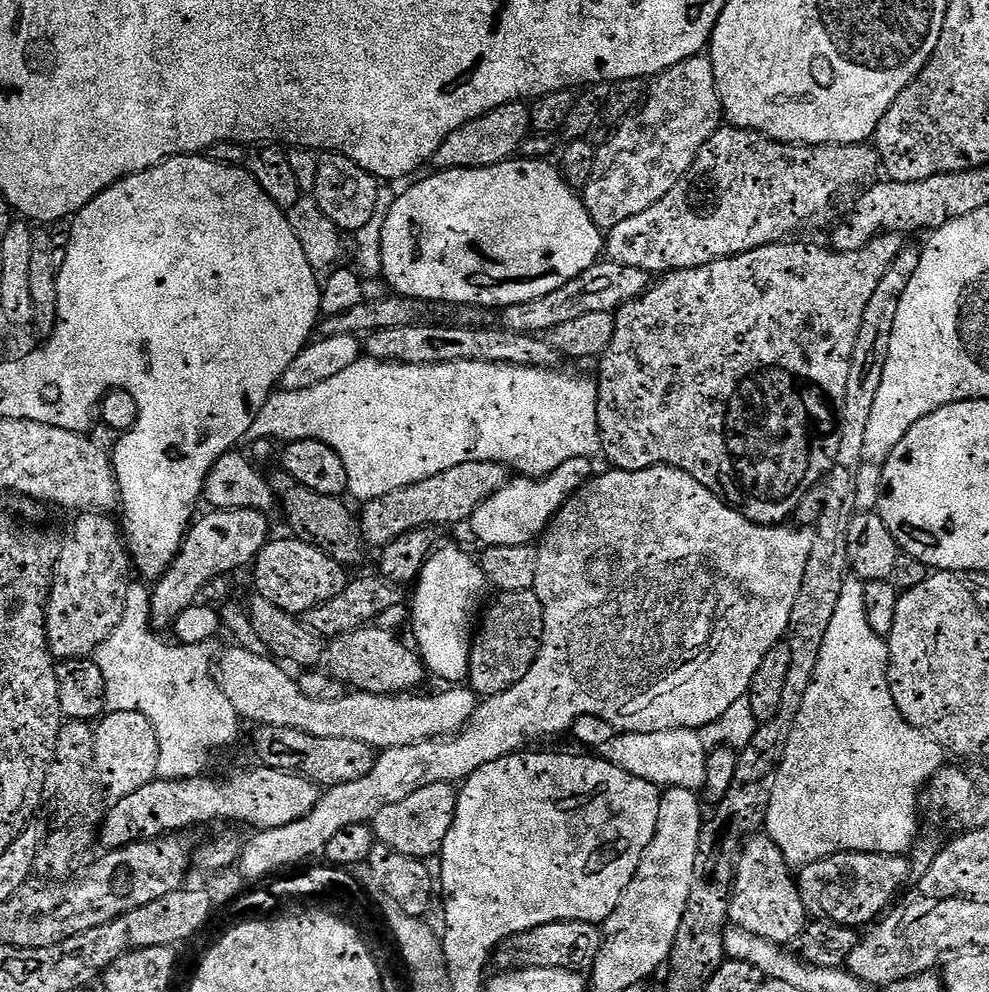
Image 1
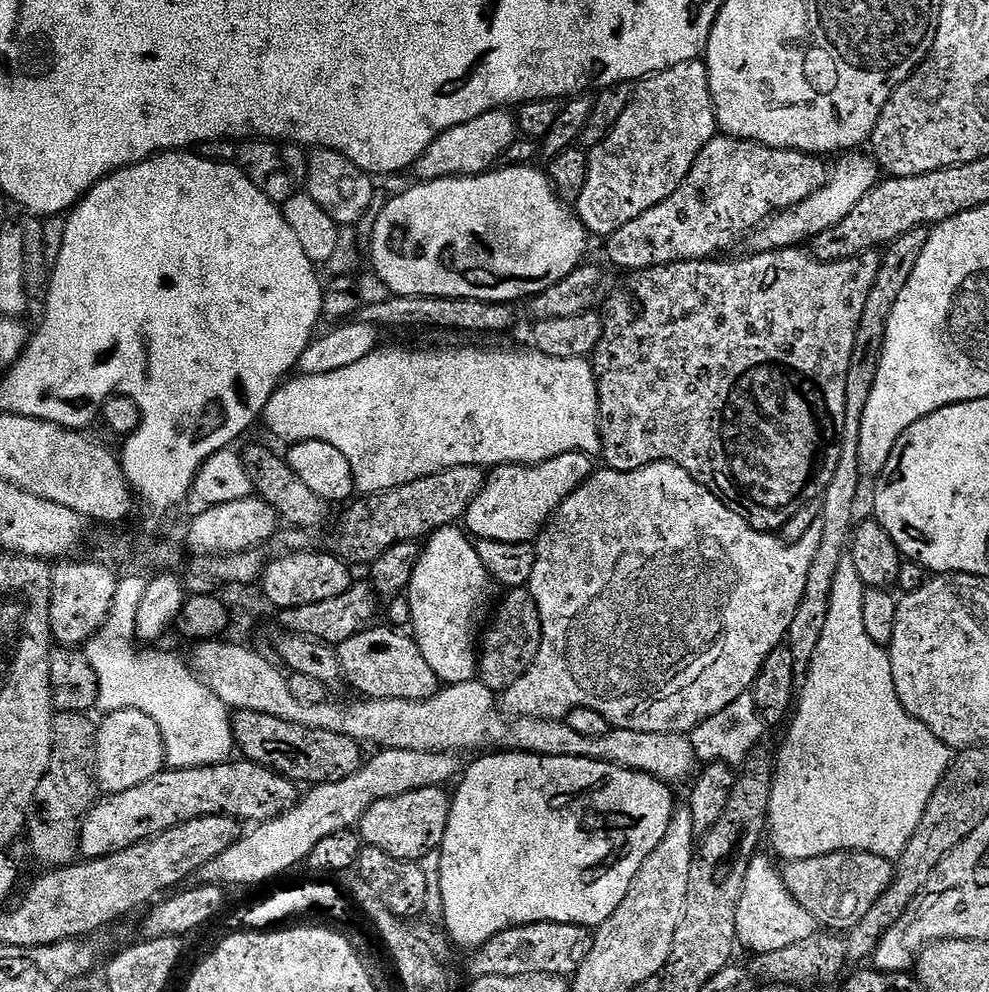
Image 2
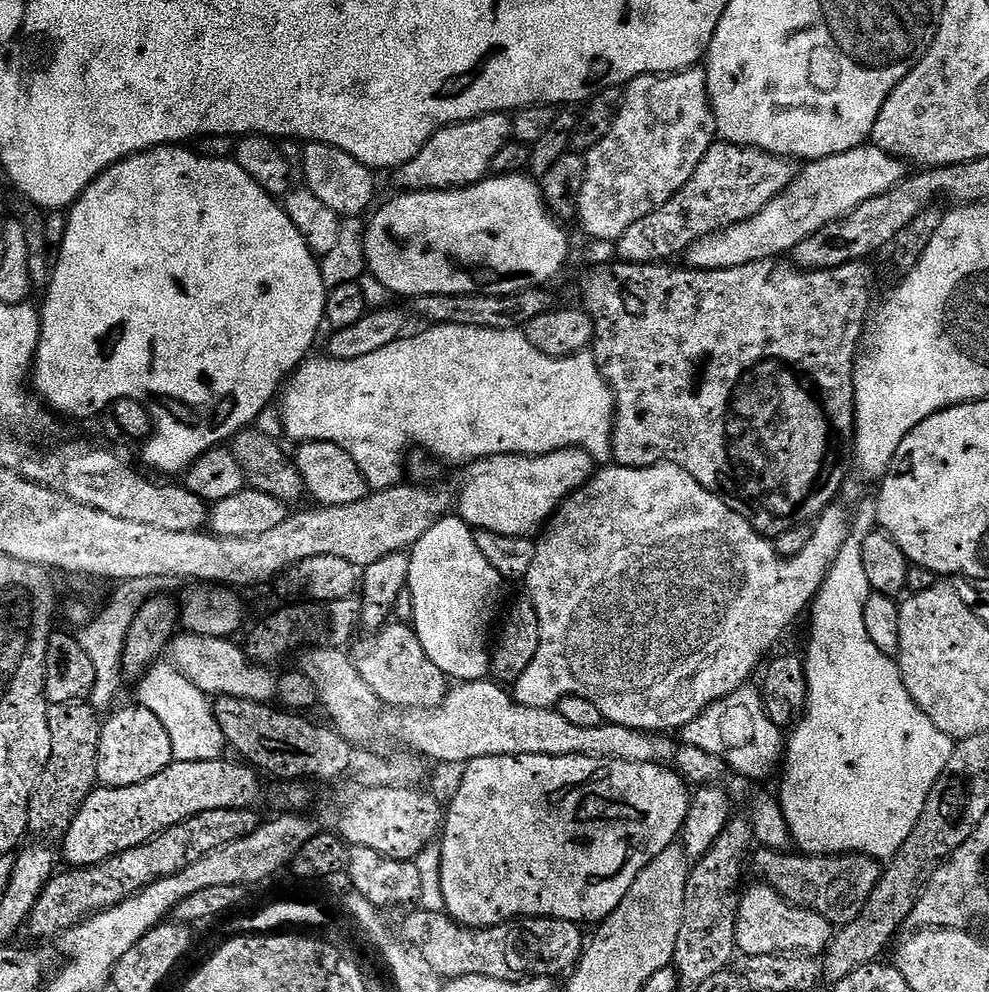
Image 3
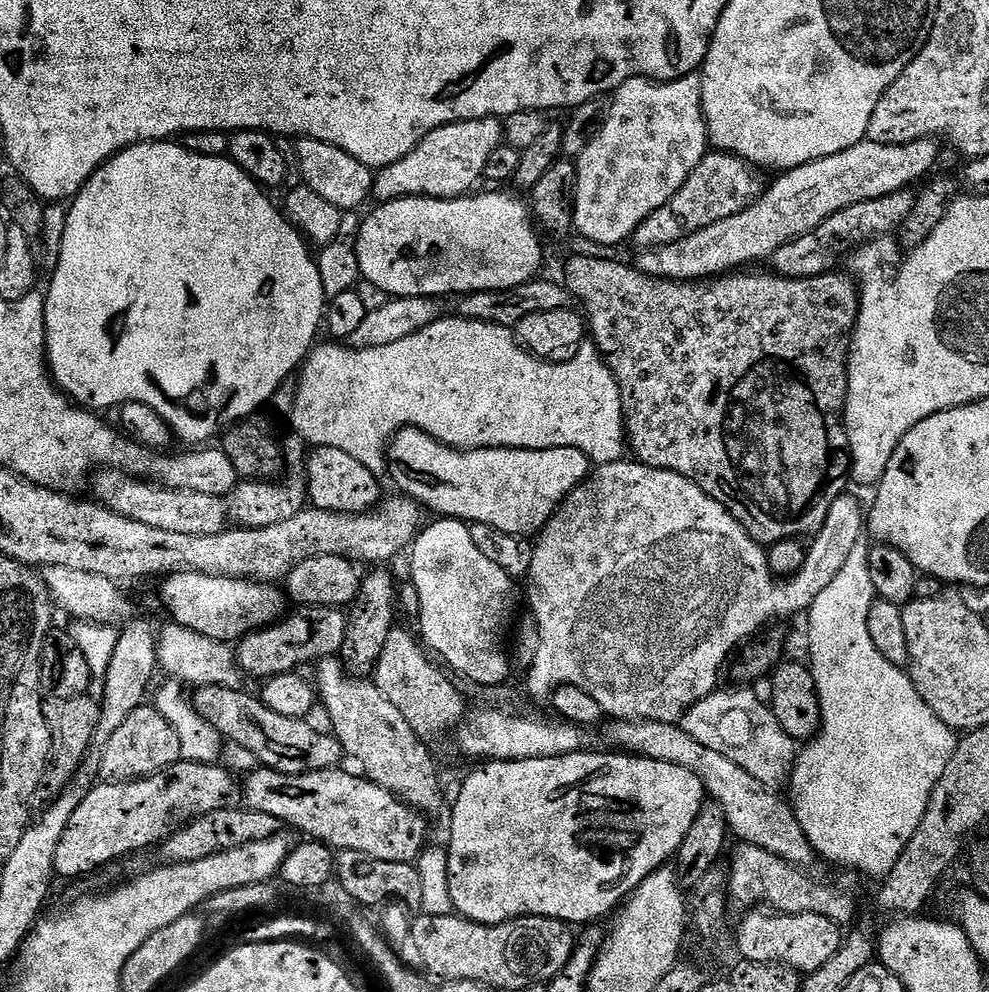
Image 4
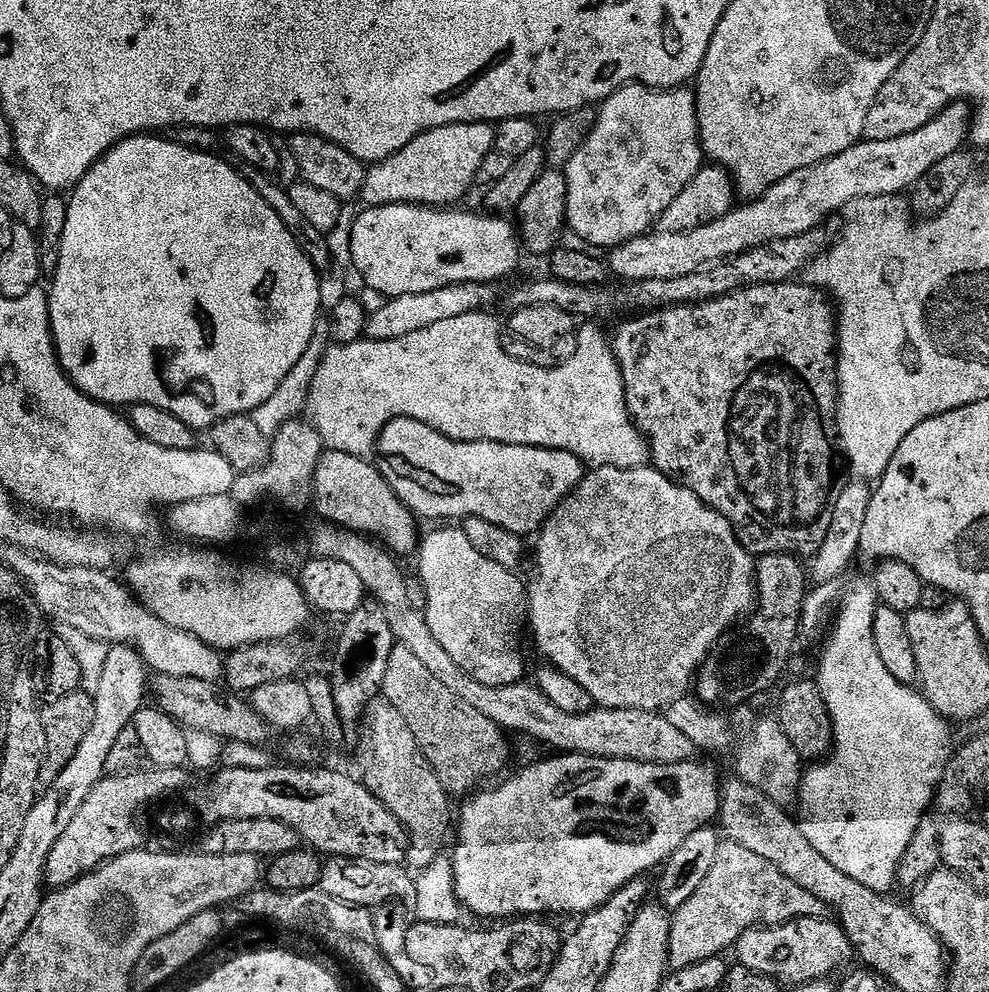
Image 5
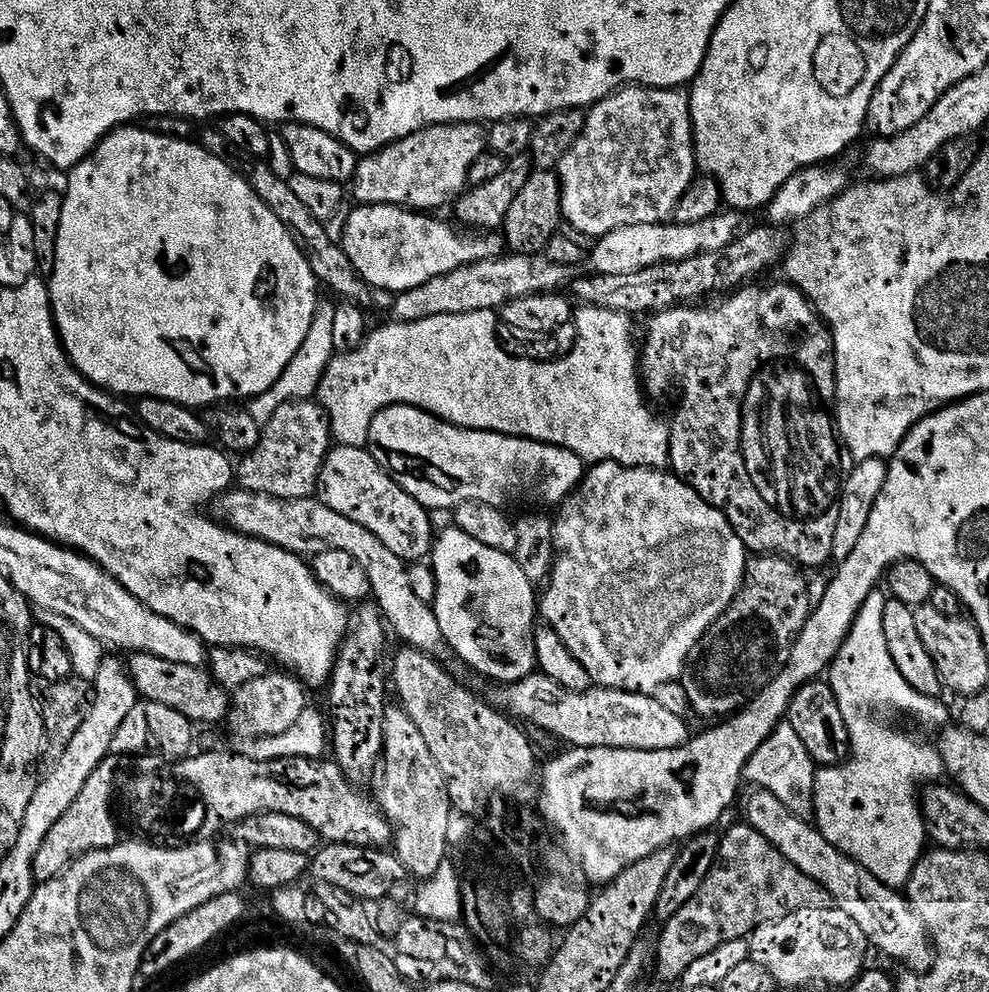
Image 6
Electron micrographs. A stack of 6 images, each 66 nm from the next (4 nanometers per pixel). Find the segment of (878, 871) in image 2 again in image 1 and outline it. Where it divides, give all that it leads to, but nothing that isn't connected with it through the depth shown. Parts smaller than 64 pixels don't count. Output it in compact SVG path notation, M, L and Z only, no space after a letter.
M839 852L799 869L796 885L809 917L859 929L860 924L871 925L889 911L890 905L901 895L907 880L910 880L910 864L904 856Z

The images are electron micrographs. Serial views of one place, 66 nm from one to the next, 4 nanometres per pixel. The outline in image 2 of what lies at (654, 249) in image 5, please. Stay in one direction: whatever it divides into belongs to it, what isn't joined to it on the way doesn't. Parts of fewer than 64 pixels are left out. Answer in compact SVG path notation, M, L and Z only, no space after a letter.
M844 154L839 157L840 160L831 169L829 178L822 187L814 194L810 194L810 198L806 198L801 204L794 208L786 208L783 212L777 212L763 220L760 225L746 237L747 251L753 252L773 252L775 248L795 248L804 246L811 241L812 237L822 234L822 230L830 230L838 222L842 222L842 218L846 218L846 214L850 214L850 210L854 210L854 206L858 206L858 202L862 202L862 198L866 194L870 194L870 190L875 188L882 179L882 169L871 155L856 156L860 154Z

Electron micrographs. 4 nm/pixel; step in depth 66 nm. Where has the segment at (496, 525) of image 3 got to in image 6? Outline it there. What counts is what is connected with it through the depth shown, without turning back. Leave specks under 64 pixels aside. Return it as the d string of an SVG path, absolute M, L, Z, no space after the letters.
M408 404L384 408L375 416L368 449L430 512L455 510L466 502L482 502L501 510L511 509L511 504L559 506L580 487L586 475L584 459L557 444L498 434L495 429L470 431Z

